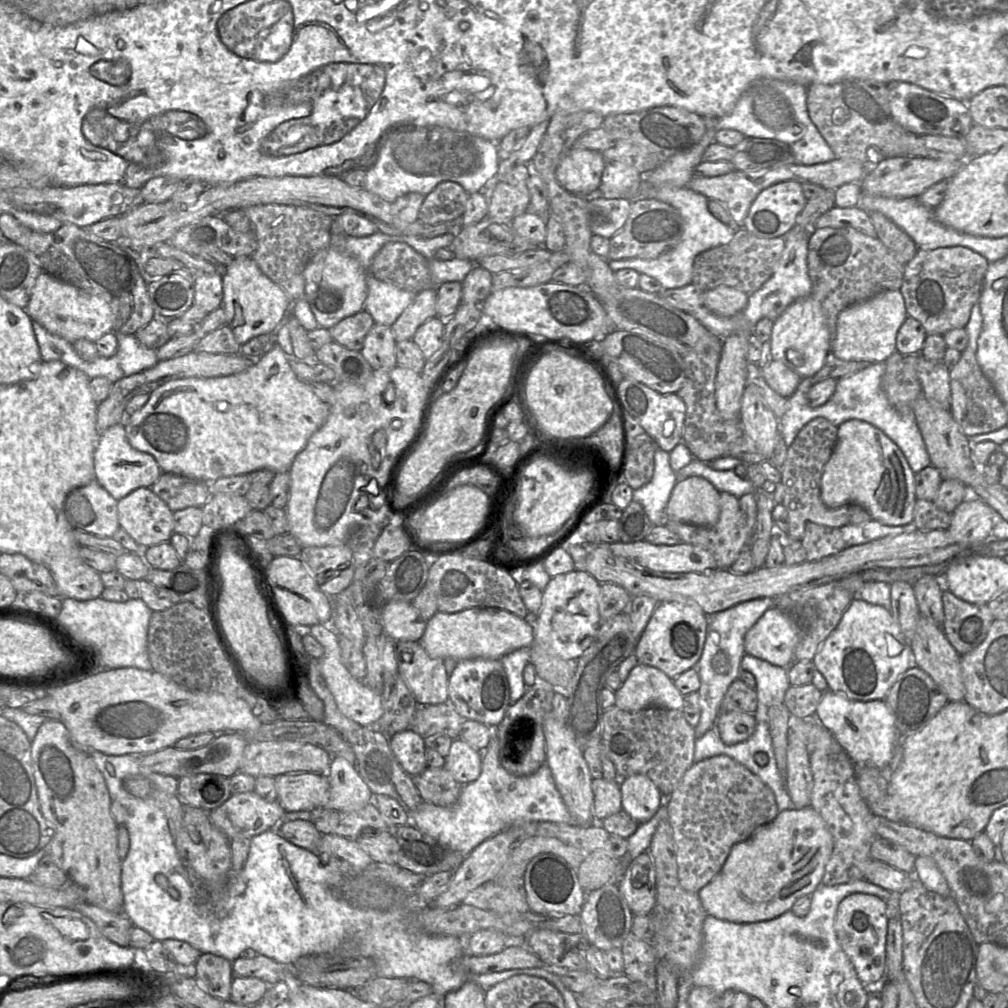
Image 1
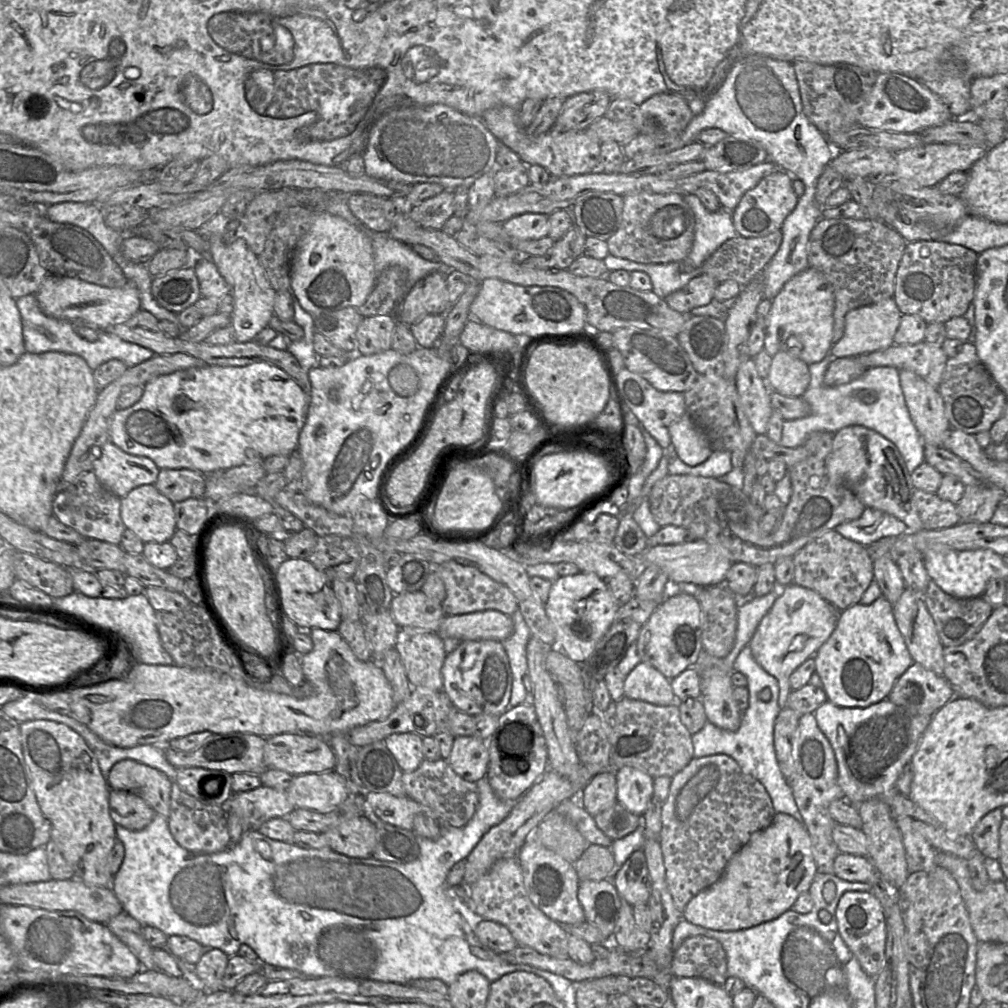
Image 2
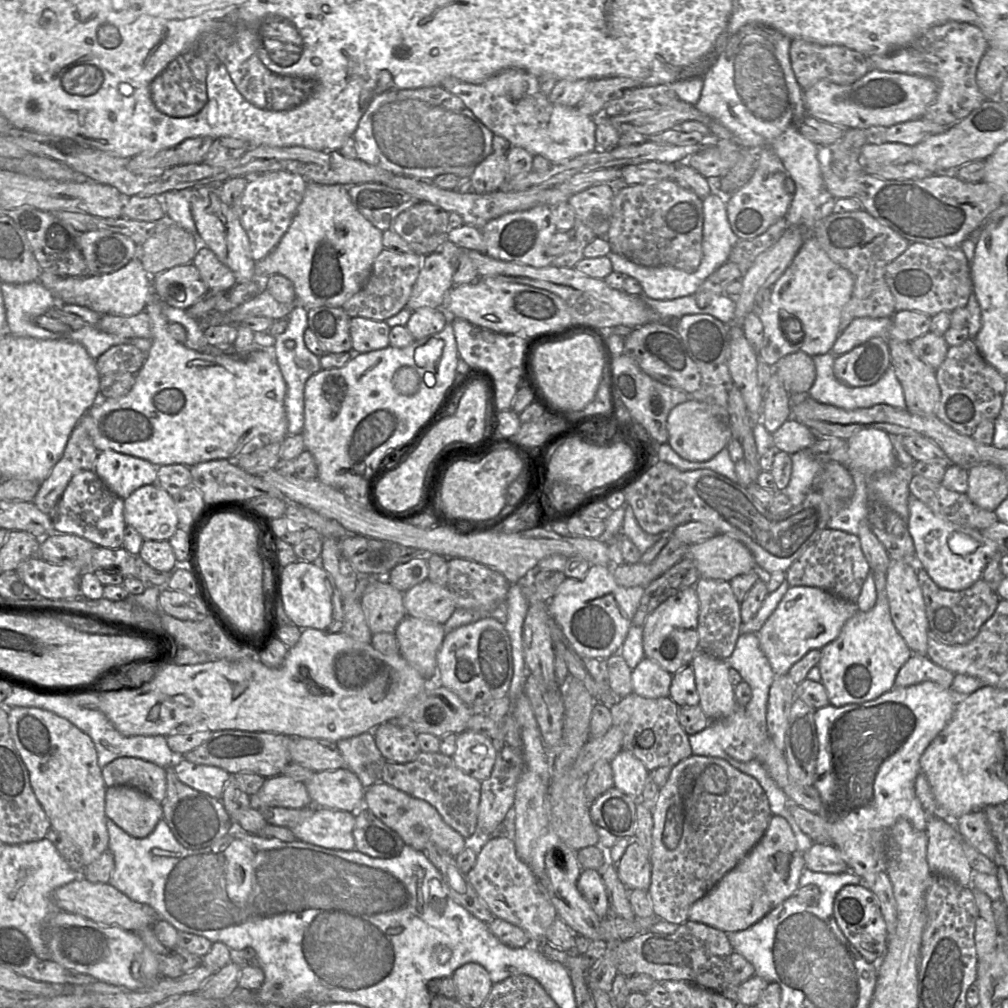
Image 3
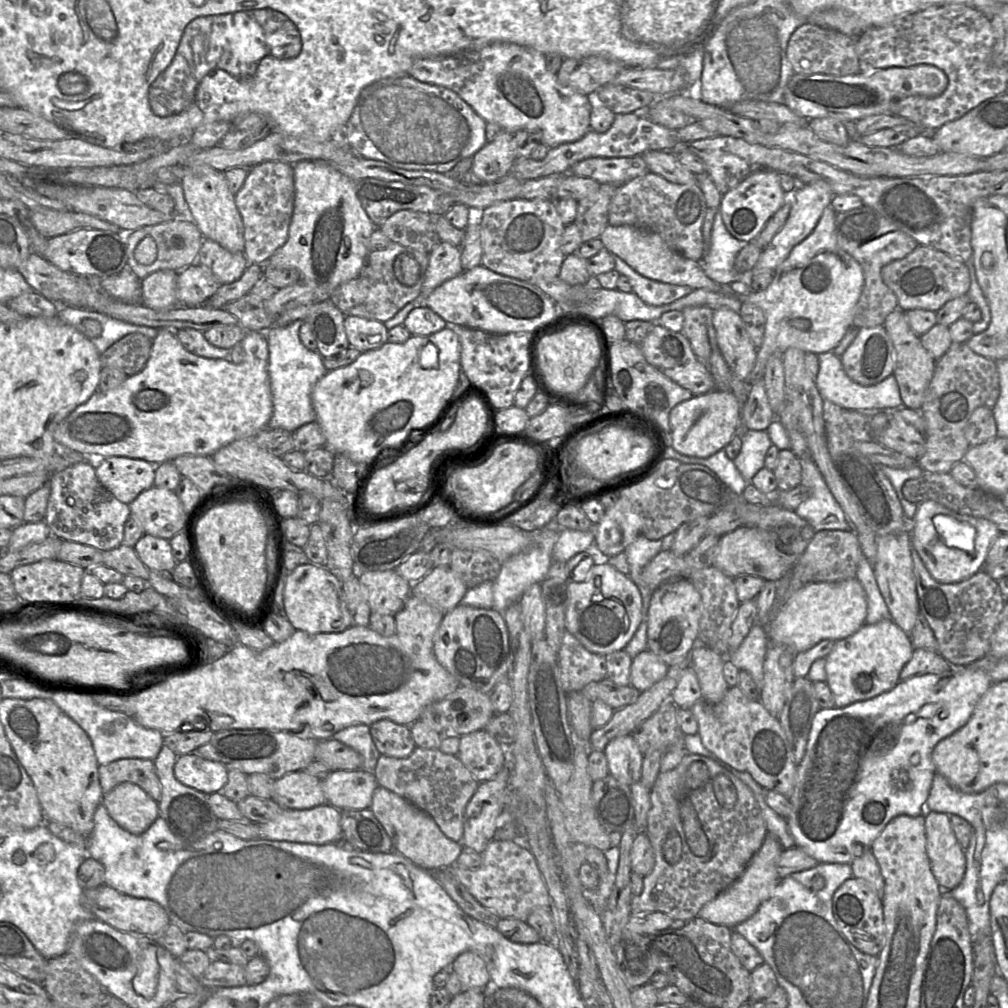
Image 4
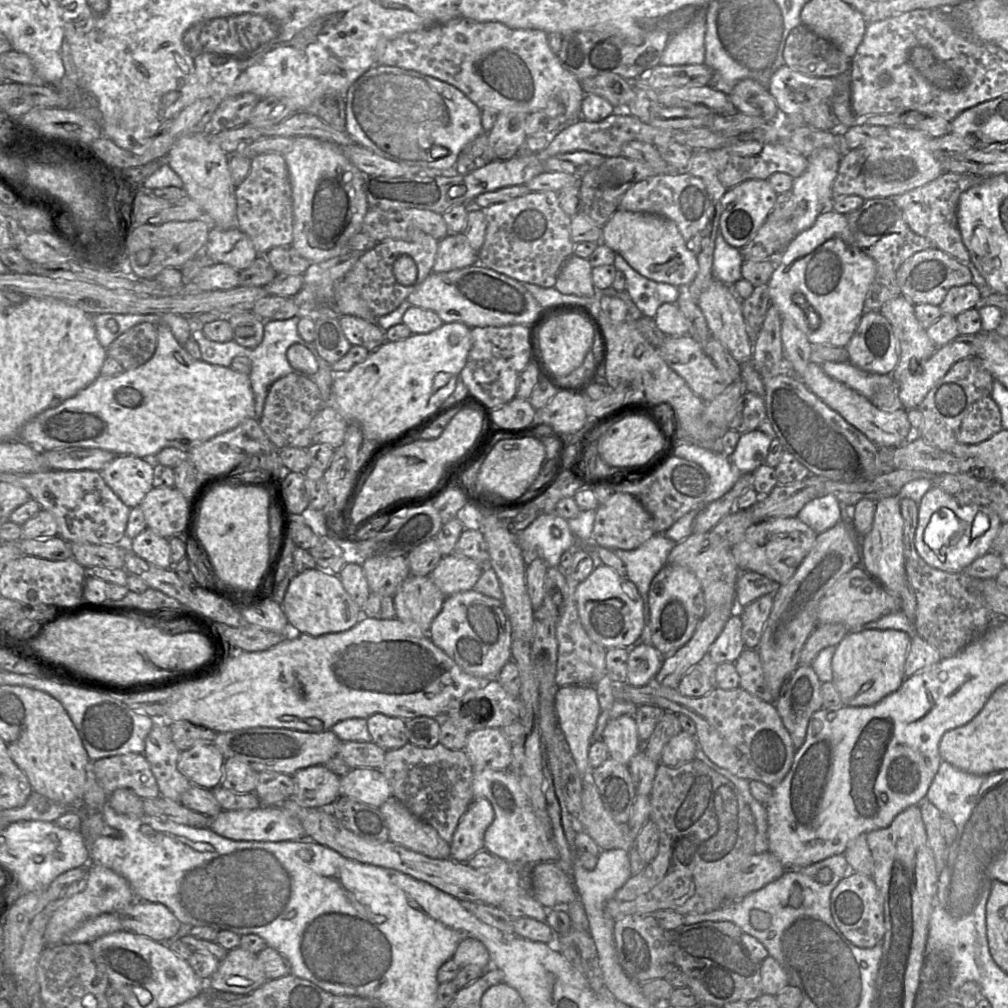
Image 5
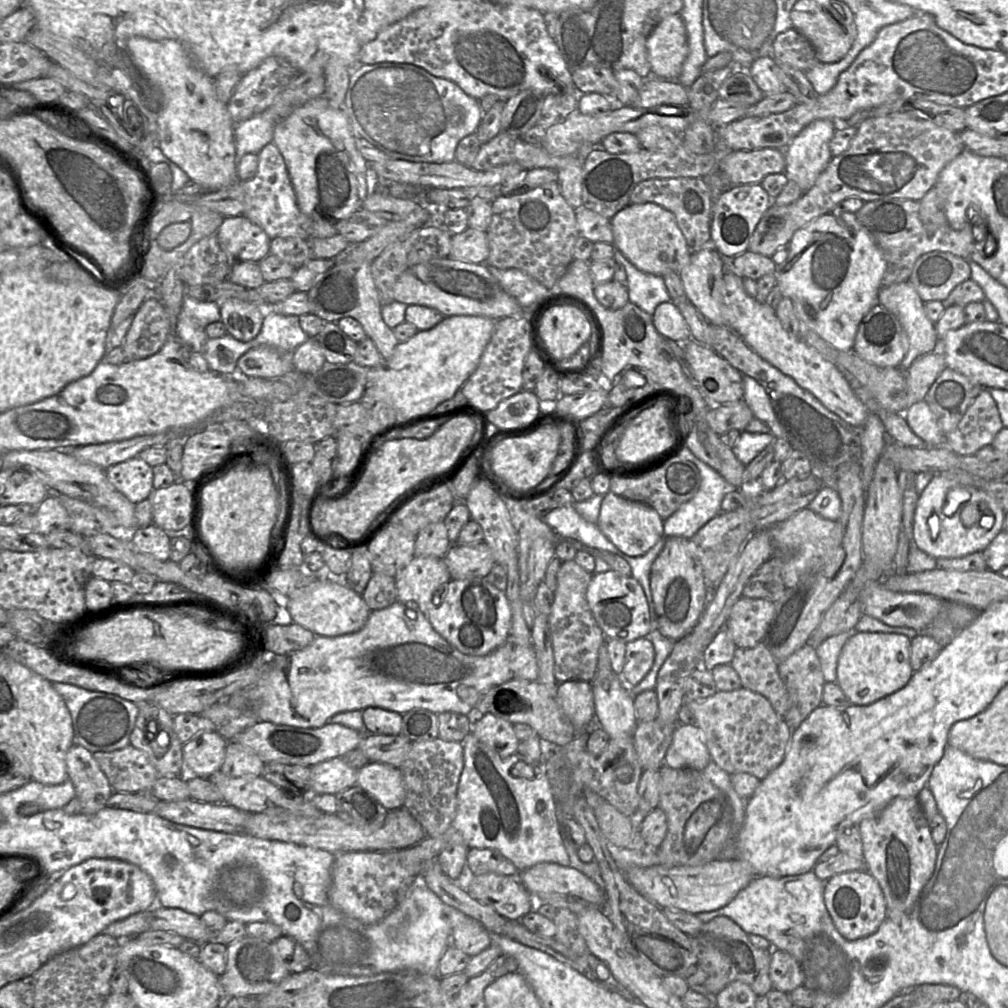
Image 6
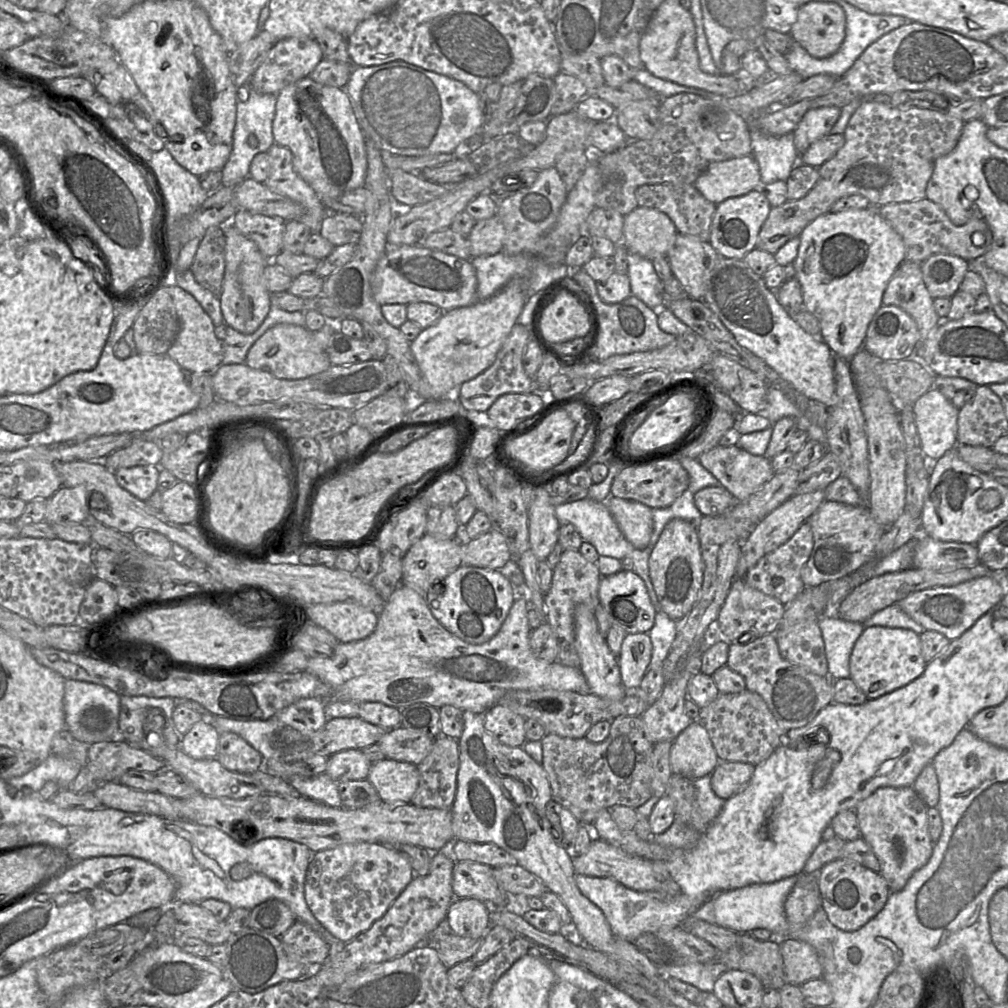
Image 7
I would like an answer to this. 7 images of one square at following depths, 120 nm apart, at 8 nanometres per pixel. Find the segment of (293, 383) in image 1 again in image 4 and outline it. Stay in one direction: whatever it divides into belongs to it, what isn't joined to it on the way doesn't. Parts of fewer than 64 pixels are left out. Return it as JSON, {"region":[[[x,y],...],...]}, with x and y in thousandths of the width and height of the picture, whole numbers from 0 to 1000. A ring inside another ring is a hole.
{"region":[[[157,268],[141,278],[141,302],[152,308],[176,306],[177,270]],[[166,325],[160,326],[157,333],[152,337],[149,355],[144,365],[137,371],[128,373],[117,385],[99,389],[96,388],[86,399],[78,402],[56,424],[53,434],[59,445],[70,445],[81,450],[89,450],[88,457],[95,457],[99,454],[121,452],[132,455],[142,455],[147,458],[163,459],[172,457],[174,454],[187,452],[210,452],[222,442],[241,435],[252,434],[260,426],[263,426],[270,414],[271,398],[266,370],[267,347],[262,330],[246,328],[240,338],[243,347],[243,357],[239,361],[231,361],[223,356],[207,356],[186,348],[179,340],[175,330]]]}

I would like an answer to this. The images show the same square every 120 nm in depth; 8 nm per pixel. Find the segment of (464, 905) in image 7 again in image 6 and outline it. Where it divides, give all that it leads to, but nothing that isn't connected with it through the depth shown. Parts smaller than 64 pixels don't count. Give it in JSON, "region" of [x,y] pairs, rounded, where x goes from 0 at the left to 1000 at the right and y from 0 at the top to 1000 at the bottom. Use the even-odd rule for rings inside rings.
{"region":[[[462,910],[448,923],[447,938],[466,949],[472,948],[487,937],[486,925],[473,913]]]}

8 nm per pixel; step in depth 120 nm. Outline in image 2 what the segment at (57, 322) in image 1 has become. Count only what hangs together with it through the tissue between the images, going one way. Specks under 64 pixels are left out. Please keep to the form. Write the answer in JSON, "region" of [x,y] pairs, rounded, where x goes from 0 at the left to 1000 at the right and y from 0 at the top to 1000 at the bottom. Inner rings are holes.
{"region":[[[47,272],[35,293],[45,313],[65,318],[79,316],[88,320],[82,323],[92,326],[103,327],[123,320],[140,308],[138,289],[128,278],[123,285],[107,286],[72,275]]]}

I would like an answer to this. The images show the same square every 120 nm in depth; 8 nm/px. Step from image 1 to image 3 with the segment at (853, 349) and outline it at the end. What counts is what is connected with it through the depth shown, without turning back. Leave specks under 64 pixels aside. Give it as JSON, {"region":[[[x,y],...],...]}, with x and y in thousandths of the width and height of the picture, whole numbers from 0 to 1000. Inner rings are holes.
{"region":[[[853,314],[847,316],[830,334],[824,350],[833,353],[867,334],[881,334],[886,316]]]}

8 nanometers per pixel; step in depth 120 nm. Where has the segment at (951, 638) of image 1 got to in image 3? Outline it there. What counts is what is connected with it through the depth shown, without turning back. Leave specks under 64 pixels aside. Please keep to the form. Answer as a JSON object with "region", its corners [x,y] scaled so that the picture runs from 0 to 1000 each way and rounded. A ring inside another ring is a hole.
{"region":[[[910,563],[910,573],[915,585],[922,624],[937,638],[953,640],[963,636],[975,619],[986,609],[992,592],[975,573],[952,586],[932,582],[914,563]]]}

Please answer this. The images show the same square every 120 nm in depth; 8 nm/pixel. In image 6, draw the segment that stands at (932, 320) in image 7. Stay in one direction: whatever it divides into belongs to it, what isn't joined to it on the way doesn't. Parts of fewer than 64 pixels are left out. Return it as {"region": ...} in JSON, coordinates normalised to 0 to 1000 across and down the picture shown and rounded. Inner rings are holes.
{"region":[[[902,279],[874,286],[870,301],[889,313],[900,332],[900,350],[892,363],[894,367],[900,368],[912,354],[932,347],[932,334],[929,330],[928,321],[920,314],[917,306],[918,301]]]}

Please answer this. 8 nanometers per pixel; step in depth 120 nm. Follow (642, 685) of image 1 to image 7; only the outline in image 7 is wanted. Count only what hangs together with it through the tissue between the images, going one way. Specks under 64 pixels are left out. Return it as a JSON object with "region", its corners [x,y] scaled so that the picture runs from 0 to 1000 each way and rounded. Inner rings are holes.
{"region":[[[643,628],[621,629],[612,656],[617,680],[622,686],[633,684],[646,651],[647,638]]]}

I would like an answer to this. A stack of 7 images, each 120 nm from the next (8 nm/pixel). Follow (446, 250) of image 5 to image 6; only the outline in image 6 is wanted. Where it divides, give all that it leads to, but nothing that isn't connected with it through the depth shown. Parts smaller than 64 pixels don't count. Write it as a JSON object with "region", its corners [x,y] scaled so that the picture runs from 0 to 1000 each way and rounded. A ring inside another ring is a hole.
{"region":[[[464,225],[461,229],[459,229],[456,232],[449,232],[447,238],[448,247],[444,255],[451,258],[472,262],[482,260],[486,250],[482,229]]]}

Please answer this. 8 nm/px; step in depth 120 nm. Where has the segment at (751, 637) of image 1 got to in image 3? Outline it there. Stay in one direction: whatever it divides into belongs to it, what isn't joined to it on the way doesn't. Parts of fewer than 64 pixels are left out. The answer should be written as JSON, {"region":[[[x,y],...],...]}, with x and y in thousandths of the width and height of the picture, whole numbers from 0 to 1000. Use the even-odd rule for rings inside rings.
{"region":[[[783,581],[770,604],[752,626],[753,640],[767,667],[782,669],[785,661],[804,645],[815,644],[833,628],[838,617],[851,606],[848,597],[812,582]]]}

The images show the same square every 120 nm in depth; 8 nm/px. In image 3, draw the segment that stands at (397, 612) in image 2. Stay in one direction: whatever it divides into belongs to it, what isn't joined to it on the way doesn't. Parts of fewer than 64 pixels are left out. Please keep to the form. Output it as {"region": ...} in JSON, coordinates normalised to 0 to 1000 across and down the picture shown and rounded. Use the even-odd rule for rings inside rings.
{"region":[[[423,574],[400,589],[403,610],[440,620],[452,604],[445,584]]]}

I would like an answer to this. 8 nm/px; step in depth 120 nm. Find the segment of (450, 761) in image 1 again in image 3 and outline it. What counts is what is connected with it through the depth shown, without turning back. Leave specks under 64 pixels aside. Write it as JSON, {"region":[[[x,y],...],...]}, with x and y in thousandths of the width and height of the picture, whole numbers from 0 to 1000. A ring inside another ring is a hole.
{"region":[[[461,724],[453,729],[450,758],[463,769],[479,775],[489,764],[492,746],[486,732]]]}

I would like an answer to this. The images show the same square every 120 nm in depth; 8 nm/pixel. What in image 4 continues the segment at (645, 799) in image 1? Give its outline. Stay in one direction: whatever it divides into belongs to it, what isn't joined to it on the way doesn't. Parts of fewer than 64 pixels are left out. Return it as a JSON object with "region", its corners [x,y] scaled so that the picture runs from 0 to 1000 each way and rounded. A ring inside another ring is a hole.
{"region":[[[626,728],[607,733],[599,747],[604,767],[614,776],[626,780],[635,775],[638,748]]]}

